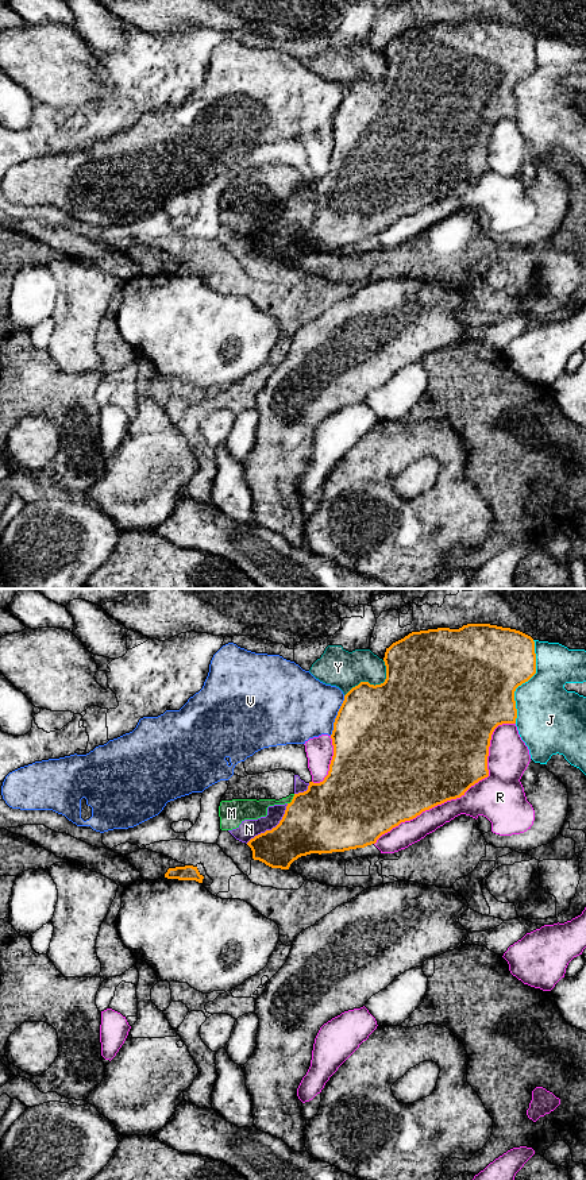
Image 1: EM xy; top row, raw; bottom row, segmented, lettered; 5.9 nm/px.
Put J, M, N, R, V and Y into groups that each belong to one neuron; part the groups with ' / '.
J / M N / R / V / Y

